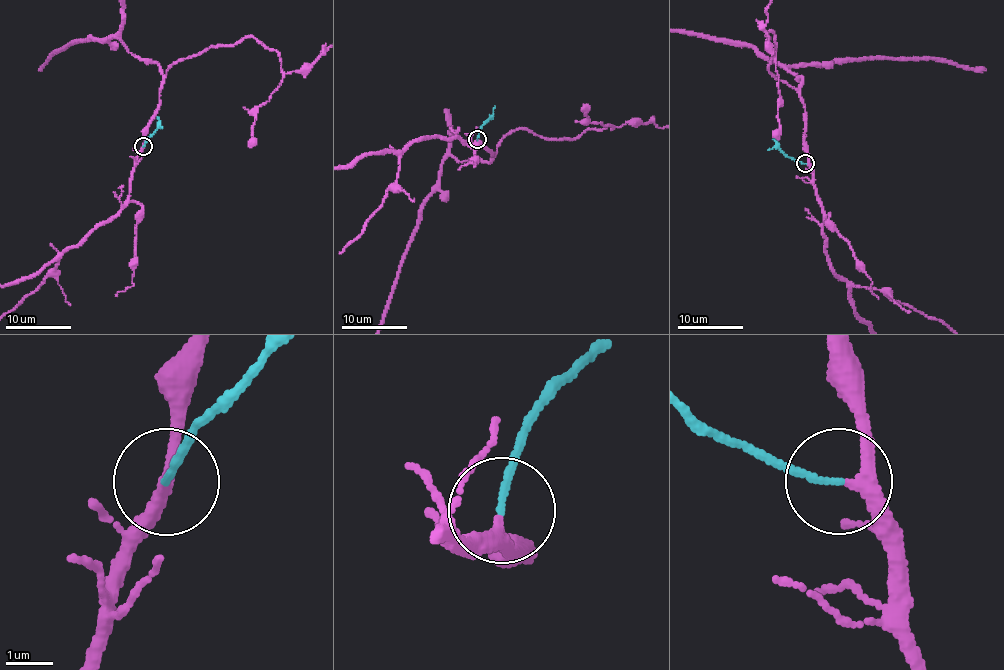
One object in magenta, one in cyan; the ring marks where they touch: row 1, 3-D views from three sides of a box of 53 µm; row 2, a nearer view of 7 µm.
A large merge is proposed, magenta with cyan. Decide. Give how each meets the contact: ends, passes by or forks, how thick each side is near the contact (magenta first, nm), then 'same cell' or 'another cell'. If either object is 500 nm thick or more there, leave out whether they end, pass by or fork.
magenta passes by | cyan ends | 240/120 nm | same cell

